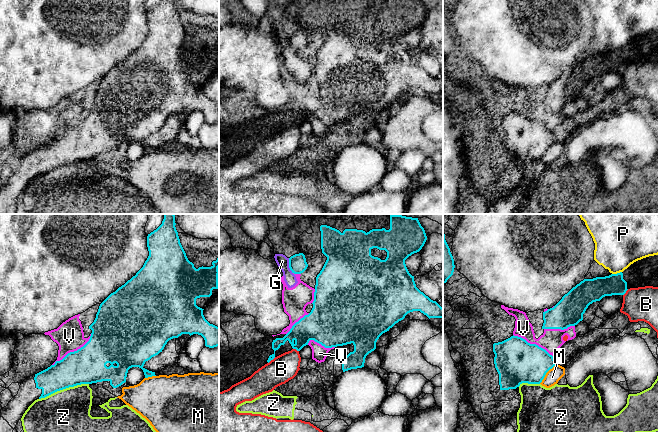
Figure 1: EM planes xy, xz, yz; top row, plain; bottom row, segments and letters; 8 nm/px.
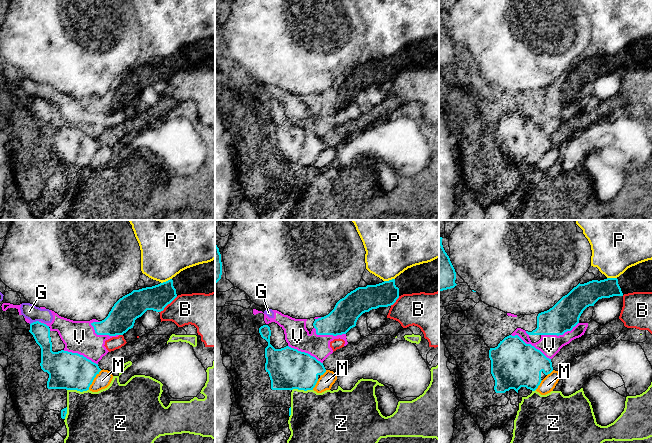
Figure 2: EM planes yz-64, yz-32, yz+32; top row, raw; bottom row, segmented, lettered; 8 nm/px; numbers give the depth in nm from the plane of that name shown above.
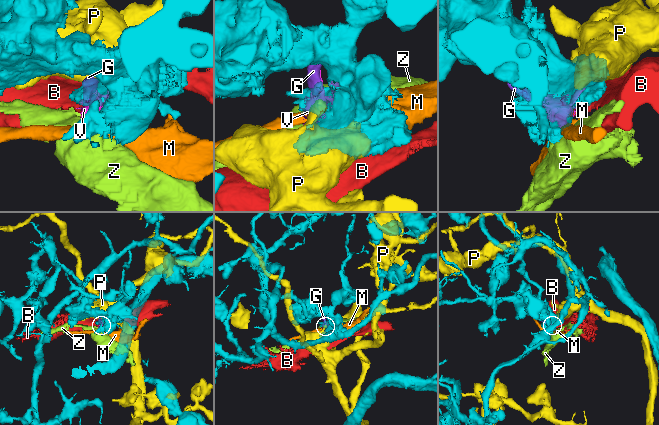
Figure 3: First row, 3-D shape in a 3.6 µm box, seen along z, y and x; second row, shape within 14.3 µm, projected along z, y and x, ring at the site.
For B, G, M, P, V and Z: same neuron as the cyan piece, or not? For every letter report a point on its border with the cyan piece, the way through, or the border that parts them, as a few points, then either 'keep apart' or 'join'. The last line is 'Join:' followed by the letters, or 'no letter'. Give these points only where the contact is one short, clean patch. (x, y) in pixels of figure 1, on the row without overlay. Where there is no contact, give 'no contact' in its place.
B: contact xz (271, 135); keep apart
G: contact xz (289, 42); border xz (288, 34), (288, 43), (292, 49); keep apart
M: contact yz (546, 148); keep apart
P: contact yz (617, 49); keep apart
V: contact xy (74, 127); keep apart
Z: contact xy (63, 164); keep apart
Join: no letter

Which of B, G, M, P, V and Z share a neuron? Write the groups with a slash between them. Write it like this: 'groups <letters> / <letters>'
groups B G V / M / P / Z

